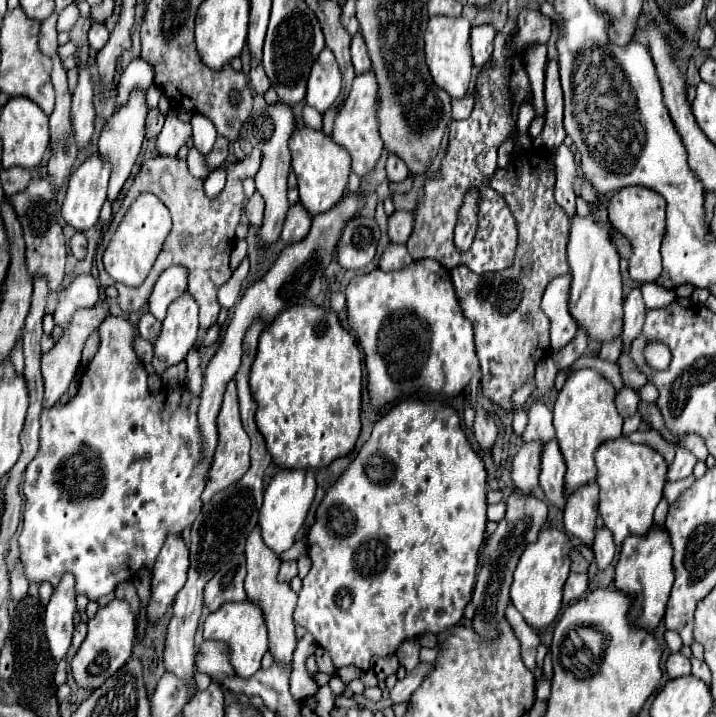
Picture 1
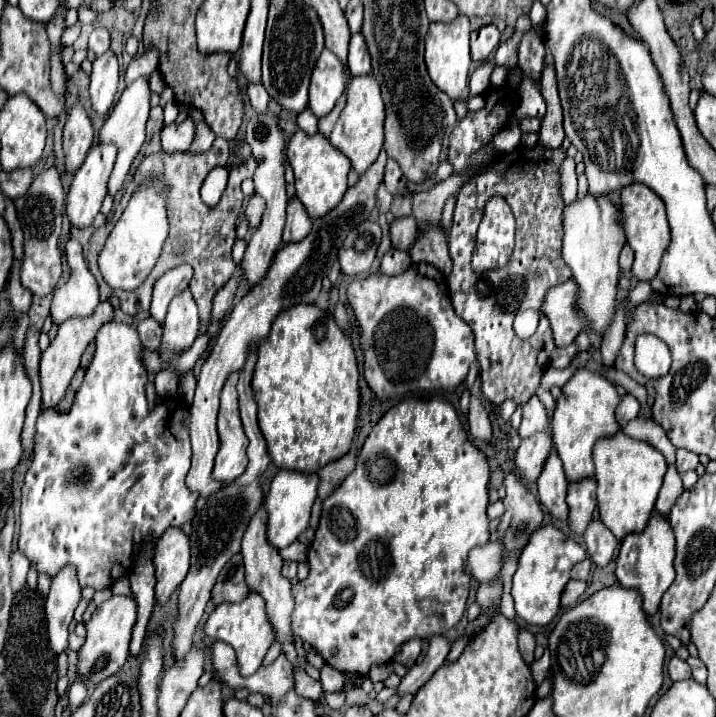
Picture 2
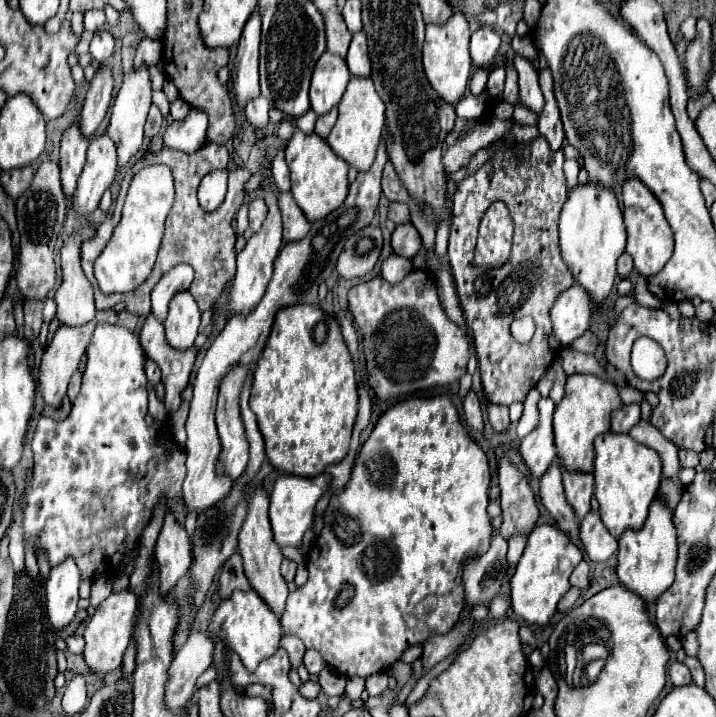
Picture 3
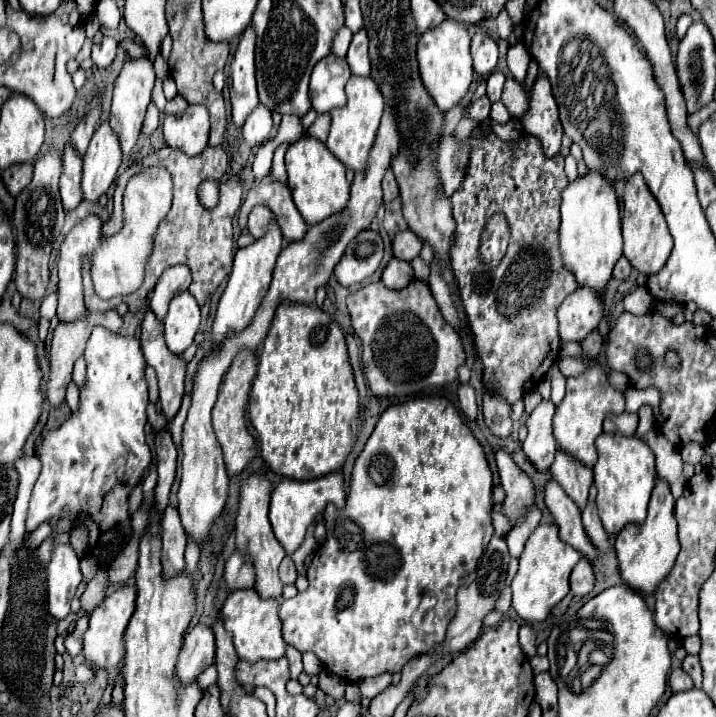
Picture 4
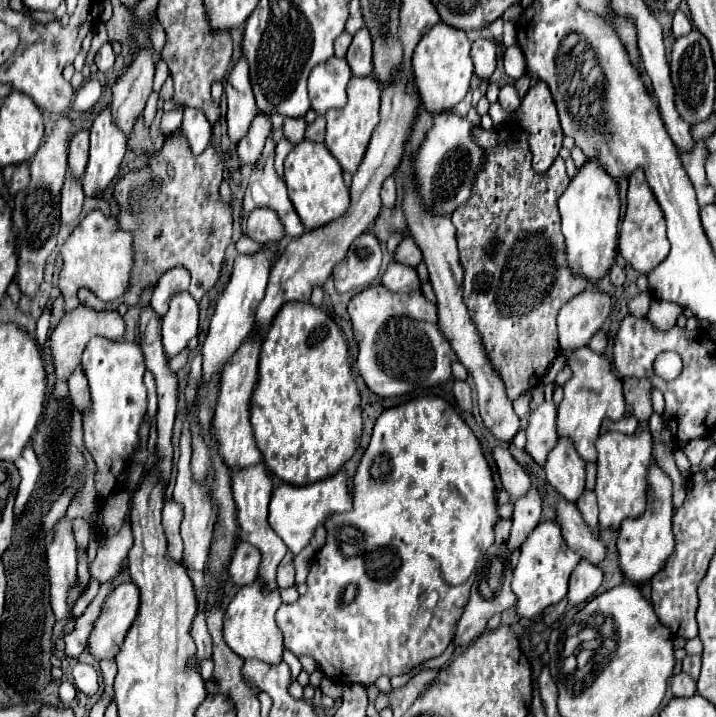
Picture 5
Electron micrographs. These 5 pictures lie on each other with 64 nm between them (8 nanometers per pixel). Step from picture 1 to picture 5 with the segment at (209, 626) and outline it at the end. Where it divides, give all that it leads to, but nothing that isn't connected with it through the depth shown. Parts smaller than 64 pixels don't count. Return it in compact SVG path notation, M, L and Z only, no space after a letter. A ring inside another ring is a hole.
M260 578L248 586L242 586L226 608L226 616L224 616L226 644L244 660L256 658L266 664L280 664L284 646L282 646L282 636L280 636L276 620L274 620L280 604L282 604L280 590L276 588L276 590L266 592L266 584L260 582Z

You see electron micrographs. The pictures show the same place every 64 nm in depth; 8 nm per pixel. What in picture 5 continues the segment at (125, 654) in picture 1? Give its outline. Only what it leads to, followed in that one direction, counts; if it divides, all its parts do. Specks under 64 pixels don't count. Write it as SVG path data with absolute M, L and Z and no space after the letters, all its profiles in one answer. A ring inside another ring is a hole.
M132 580L118 584L106 598L102 612L94 624L92 638L88 640L90 652L98 660L112 660L128 634L128 628L138 616L140 590Z

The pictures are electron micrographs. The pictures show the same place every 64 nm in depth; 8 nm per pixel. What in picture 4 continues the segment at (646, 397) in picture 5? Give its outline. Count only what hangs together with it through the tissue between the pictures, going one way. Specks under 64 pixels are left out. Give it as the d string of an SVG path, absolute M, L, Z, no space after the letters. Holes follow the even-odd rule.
M648 404L640 406L638 418L640 418L640 424L636 428L636 436L642 436L642 434L646 434L646 432L650 432L654 428L654 416L652 416L652 408Z

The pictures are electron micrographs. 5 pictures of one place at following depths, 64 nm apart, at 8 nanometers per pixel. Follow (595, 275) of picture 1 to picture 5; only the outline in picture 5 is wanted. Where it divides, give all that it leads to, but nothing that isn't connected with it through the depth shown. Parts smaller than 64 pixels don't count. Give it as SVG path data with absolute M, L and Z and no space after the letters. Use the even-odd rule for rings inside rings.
M600 160L584 162L584 166L576 172L576 176L570 180L568 188L560 196L558 210L562 216L562 234L566 240L566 252L572 270L592 282L598 282L614 264L620 218L618 184L612 176L608 176Z

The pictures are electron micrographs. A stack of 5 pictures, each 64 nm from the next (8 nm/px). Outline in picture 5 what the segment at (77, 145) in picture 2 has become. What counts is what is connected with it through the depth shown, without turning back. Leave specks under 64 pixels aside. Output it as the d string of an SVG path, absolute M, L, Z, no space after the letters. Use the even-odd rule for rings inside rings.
M70 174L66 176L66 182L64 182L64 188L62 188L62 224L64 226L74 226L80 218L80 212L82 212L82 202L84 202L84 192L80 188L80 182L72 180Z

